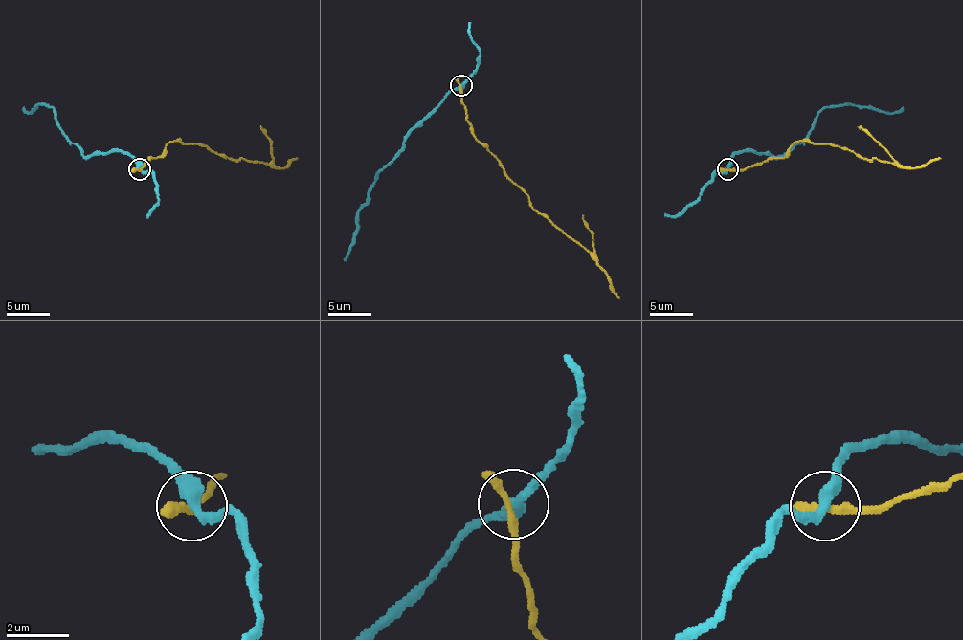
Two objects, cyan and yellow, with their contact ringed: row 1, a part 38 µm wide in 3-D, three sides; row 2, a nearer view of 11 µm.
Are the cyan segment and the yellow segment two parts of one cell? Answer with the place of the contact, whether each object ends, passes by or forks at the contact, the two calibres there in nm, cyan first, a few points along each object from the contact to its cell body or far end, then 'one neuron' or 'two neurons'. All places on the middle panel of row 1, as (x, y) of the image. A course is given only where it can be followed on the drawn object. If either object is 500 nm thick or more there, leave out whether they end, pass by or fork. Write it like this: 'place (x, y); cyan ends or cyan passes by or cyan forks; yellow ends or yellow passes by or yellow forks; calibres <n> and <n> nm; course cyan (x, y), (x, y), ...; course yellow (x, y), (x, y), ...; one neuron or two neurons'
place (461, 85); cyan passes by; yellow passes by; calibres 400 and 240 nm; course cyan (460, 86), (454, 88), (415, 126), (378, 174), (371, 185), (369, 200), (359, 211), (350, 253), (344, 261); course yellow (460, 86), (460, 103), (471, 133), (527, 196), (529, 205), (584, 248), (618, 297); two neurons

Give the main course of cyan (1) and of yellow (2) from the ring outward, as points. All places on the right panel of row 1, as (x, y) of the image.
1: (728, 169), (739, 152), (782, 157), (810, 133), (817, 116), (827, 107), (854, 104), (895, 113), (904, 107)
2: (728, 169), (782, 159), (793, 143), (808, 142), (834, 143), (862, 159), (906, 167), (940, 157)

